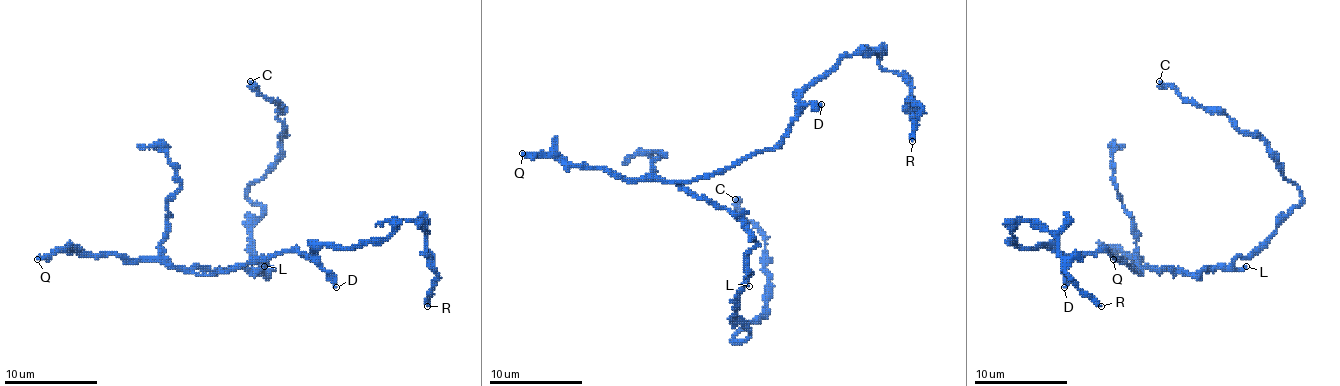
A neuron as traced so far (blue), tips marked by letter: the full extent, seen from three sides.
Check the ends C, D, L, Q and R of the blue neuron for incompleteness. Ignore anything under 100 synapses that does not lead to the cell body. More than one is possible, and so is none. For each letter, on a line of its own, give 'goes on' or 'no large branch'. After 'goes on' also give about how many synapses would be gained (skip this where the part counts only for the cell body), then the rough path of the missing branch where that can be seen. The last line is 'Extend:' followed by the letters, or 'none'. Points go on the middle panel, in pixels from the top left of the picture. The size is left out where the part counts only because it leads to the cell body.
C: no large branch
D: no large branch
L: no large branch
Q: goes on; about 600 synapses
R: no large branch
Extend: Q

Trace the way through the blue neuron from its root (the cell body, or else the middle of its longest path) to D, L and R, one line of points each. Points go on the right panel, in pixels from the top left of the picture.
D: (1152, 271), (1145, 268), (1141, 275), (1110, 252), (1085, 252), (1066, 264), (1064, 287)
L: (1152, 271), (1173, 268), (1201, 273), (1246, 266)
R: (1152, 271), (1141, 275), (1110, 252), (1022, 247), (1015, 229), (1040, 224), (1057, 240), (1064, 273), (1101, 306)

